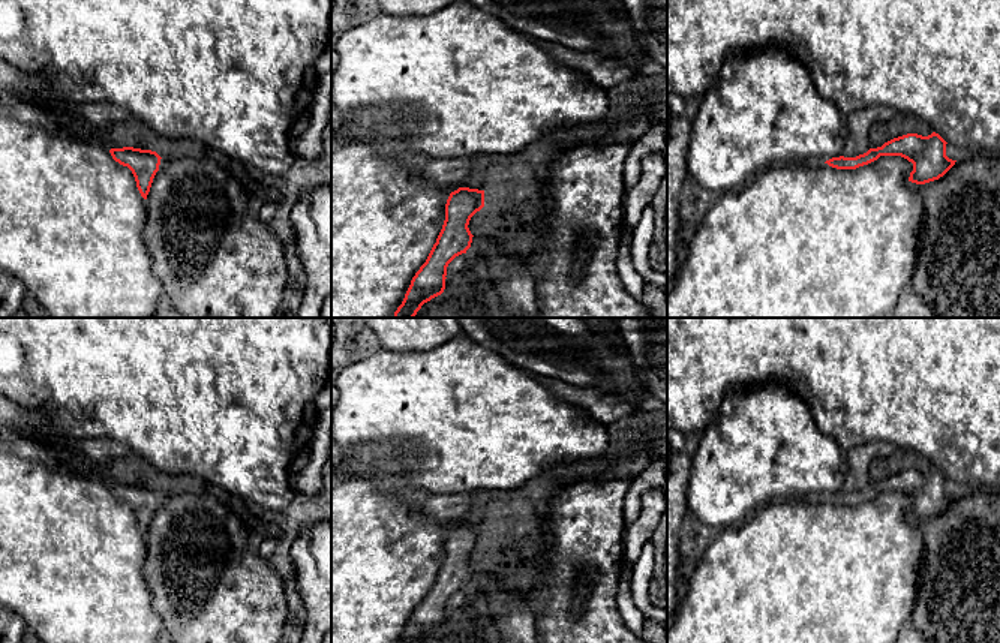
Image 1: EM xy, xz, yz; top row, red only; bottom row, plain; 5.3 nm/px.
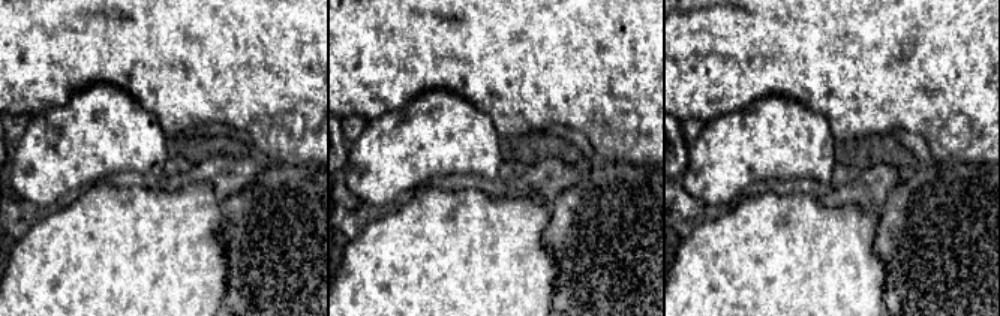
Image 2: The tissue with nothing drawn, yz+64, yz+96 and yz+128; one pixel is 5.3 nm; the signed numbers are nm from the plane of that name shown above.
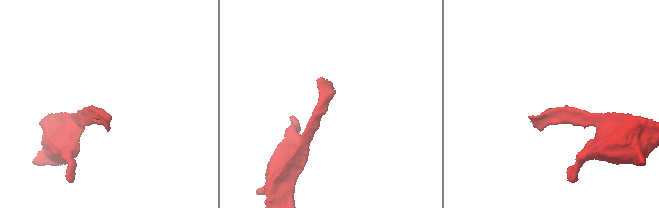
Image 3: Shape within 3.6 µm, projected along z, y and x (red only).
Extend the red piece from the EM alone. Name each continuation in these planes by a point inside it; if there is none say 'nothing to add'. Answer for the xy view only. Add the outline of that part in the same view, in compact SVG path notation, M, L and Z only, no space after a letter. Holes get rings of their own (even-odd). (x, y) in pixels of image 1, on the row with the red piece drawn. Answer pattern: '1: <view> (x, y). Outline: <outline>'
nothing to add

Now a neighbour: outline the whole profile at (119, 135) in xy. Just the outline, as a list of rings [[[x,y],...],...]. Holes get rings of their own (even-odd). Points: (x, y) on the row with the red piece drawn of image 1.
[[[27,99],[22,100],[31,106],[40,108],[55,118],[58,127],[67,129],[70,133],[76,135],[79,139],[96,139],[106,148],[123,148],[133,147],[141,150],[156,151],[160,157],[207,157],[207,147],[193,139],[178,139],[172,142],[163,142],[157,139],[153,133],[138,129],[130,130],[126,124],[114,124],[105,132],[97,133],[82,120],[72,117],[64,105],[54,103],[52,100],[37,100]]]

